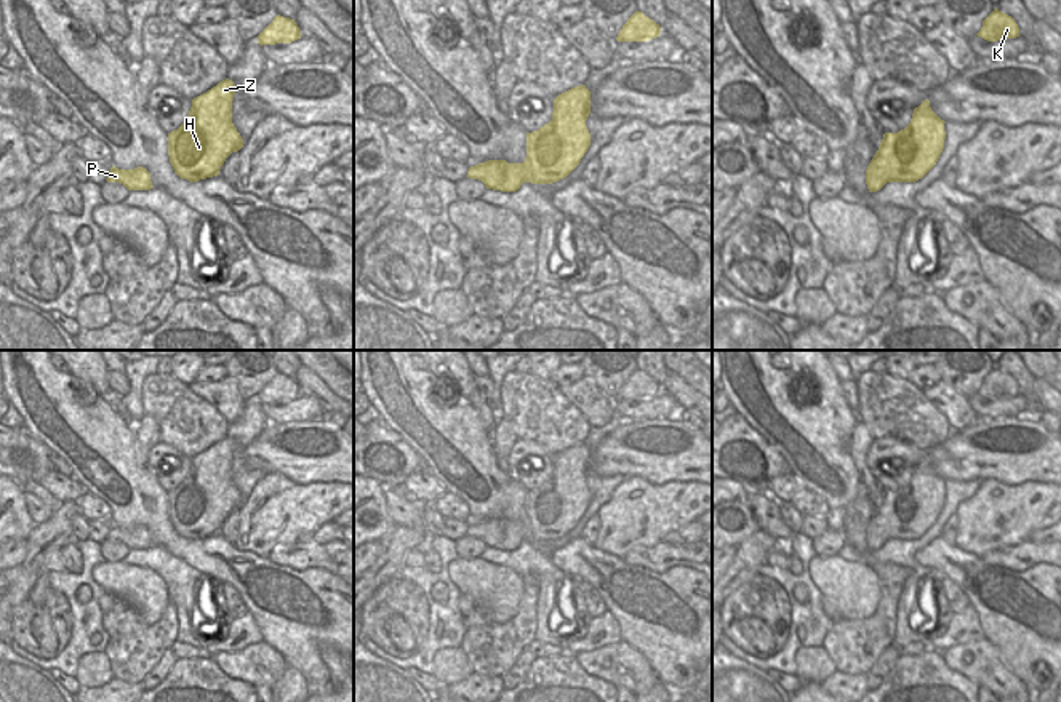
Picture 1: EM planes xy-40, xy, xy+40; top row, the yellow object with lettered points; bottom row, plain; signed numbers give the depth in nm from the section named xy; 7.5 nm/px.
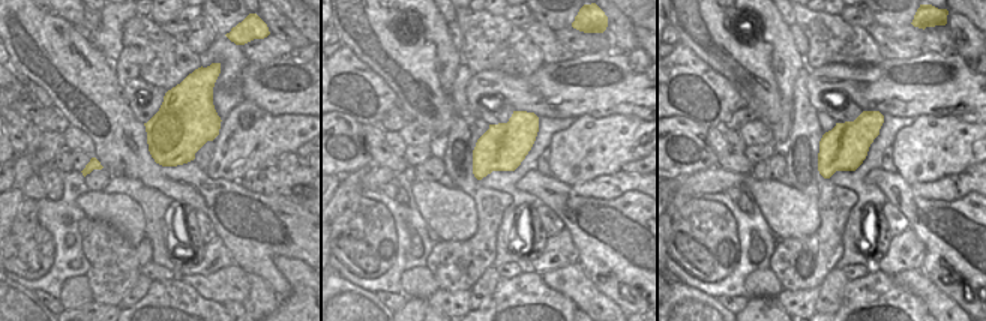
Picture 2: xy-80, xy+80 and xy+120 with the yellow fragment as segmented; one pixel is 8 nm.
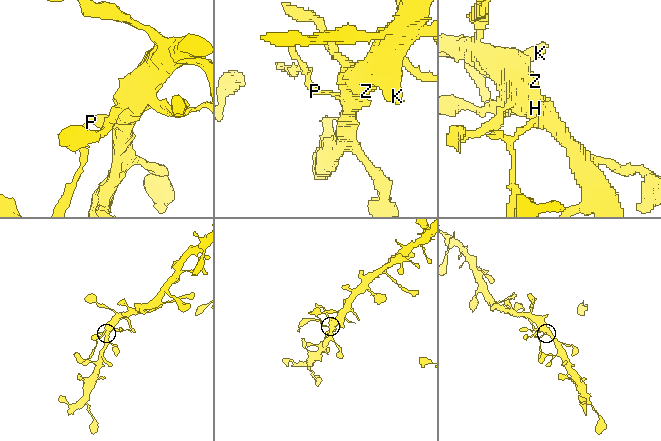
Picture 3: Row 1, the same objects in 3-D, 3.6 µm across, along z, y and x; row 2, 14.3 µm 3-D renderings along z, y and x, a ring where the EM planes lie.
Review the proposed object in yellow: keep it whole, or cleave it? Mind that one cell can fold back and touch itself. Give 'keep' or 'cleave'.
cleave

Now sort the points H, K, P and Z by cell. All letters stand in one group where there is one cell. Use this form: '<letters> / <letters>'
H K Z / P

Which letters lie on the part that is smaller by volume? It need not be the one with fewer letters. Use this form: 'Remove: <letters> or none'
Remove: P

